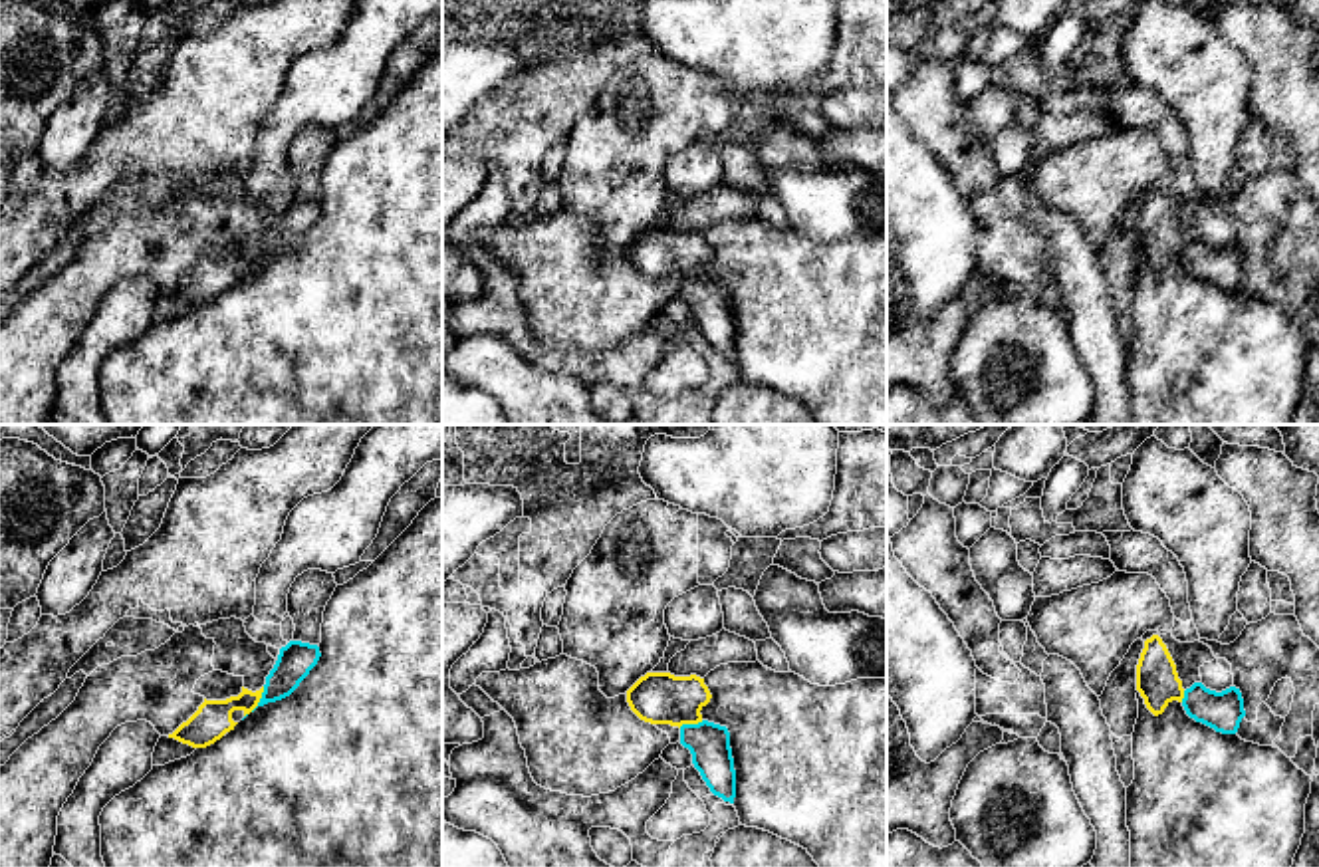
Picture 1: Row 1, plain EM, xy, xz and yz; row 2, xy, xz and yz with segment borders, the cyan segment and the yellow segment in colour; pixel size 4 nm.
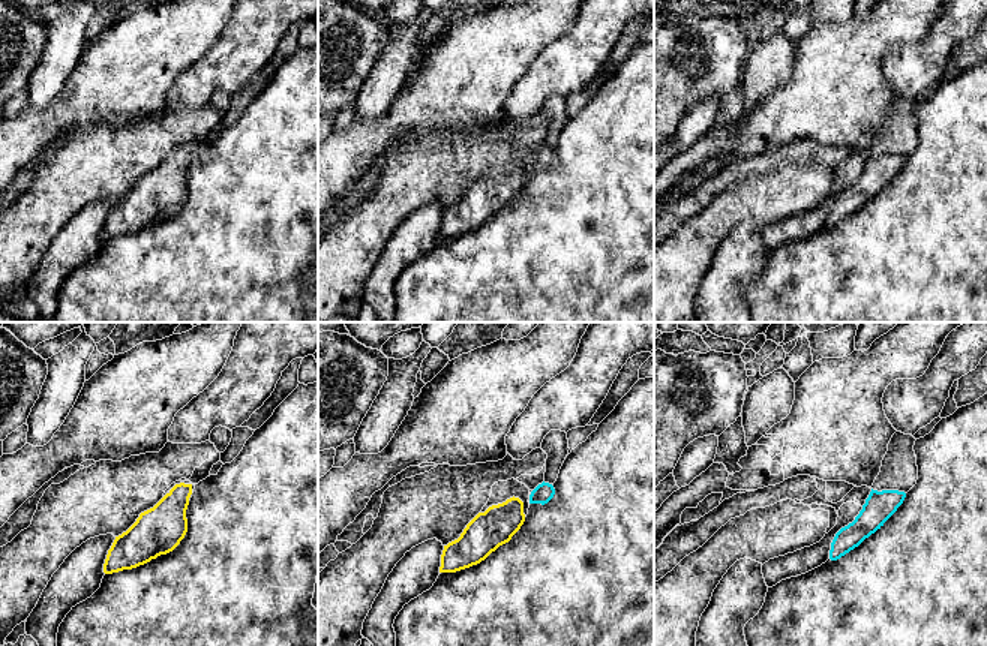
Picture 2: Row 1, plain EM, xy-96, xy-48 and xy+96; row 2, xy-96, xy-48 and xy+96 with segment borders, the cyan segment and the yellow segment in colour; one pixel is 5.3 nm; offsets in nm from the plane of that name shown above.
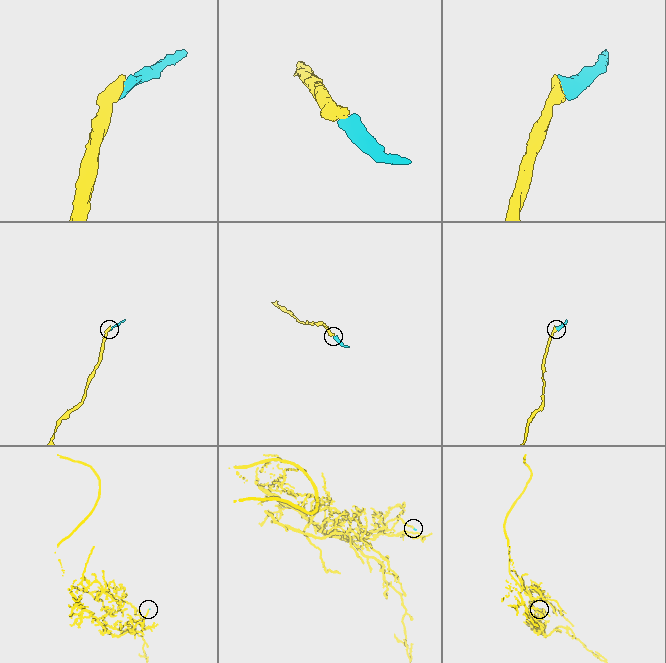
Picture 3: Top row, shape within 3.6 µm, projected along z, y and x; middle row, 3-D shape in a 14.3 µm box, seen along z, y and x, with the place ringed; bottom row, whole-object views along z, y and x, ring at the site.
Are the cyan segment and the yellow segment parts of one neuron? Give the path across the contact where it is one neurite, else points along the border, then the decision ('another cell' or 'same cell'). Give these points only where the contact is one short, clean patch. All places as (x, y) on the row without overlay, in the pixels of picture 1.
runs through xy (296, 215), (260, 254), (233, 258), (213, 274); same cell

